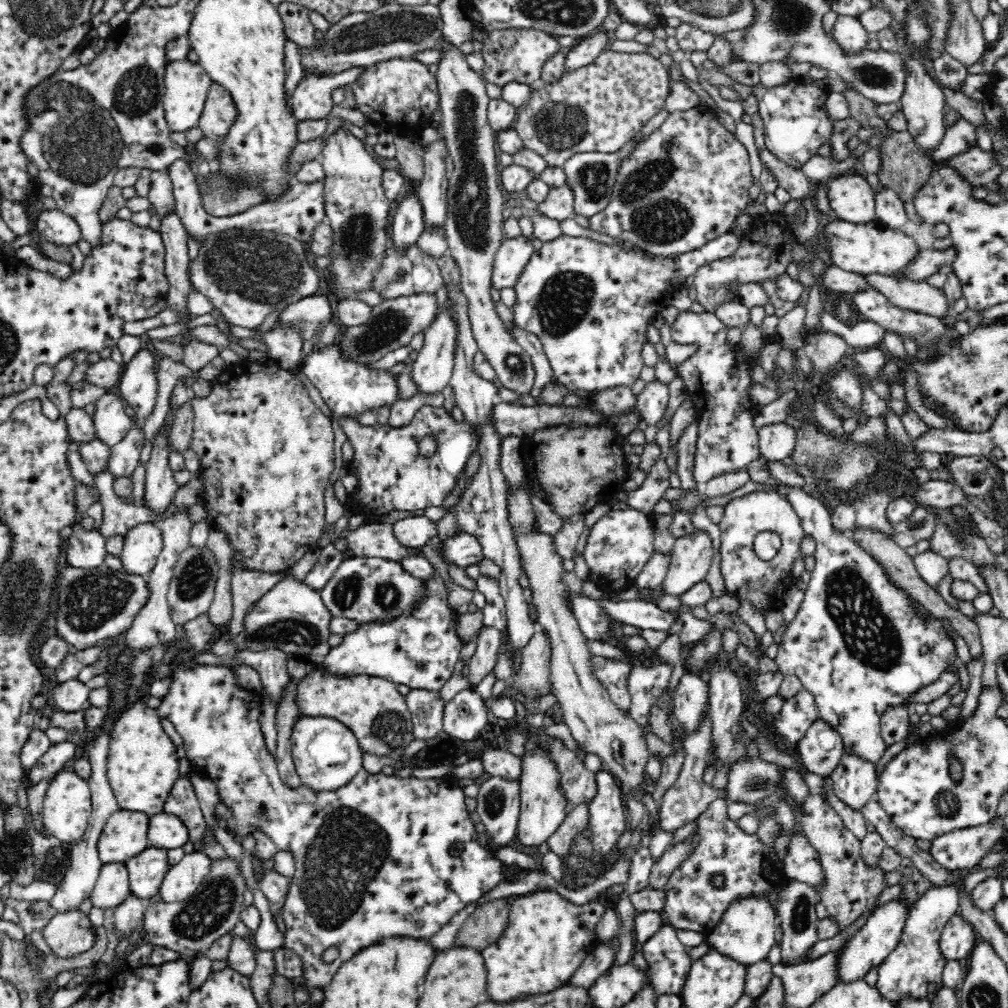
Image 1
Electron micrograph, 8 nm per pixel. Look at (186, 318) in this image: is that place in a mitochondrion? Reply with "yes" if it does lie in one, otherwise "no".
no

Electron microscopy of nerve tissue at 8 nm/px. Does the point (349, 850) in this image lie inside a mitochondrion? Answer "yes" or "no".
yes

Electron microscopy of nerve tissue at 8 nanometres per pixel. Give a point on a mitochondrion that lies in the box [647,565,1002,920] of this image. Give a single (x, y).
(947, 806)

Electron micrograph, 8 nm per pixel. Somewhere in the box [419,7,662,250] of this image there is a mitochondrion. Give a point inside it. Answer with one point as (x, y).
(557, 125)

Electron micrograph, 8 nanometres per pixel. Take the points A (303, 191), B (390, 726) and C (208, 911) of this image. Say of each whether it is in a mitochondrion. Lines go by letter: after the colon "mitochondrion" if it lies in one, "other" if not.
A: other
B: mitochondrion
C: mitochondrion

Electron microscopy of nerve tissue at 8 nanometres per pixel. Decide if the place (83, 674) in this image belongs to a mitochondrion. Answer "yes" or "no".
no

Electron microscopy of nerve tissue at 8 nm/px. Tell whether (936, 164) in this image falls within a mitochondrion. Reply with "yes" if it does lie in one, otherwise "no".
no

